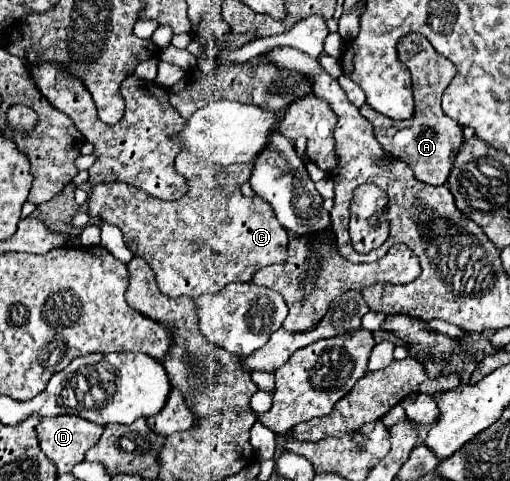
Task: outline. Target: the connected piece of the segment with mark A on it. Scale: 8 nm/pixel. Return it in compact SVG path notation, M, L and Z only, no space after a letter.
M408 35L398 43L398 57L410 69L414 85L414 115L406 121L392 121L386 115L380 115L368 105L360 107L360 113L372 123L376 139L380 145L394 157L404 159L412 169L416 179L428 185L444 185L448 171L452 167L452 155L460 149L462 127L444 115L440 107L440 95L454 75L454 67L448 59L438 55L422 35Z

